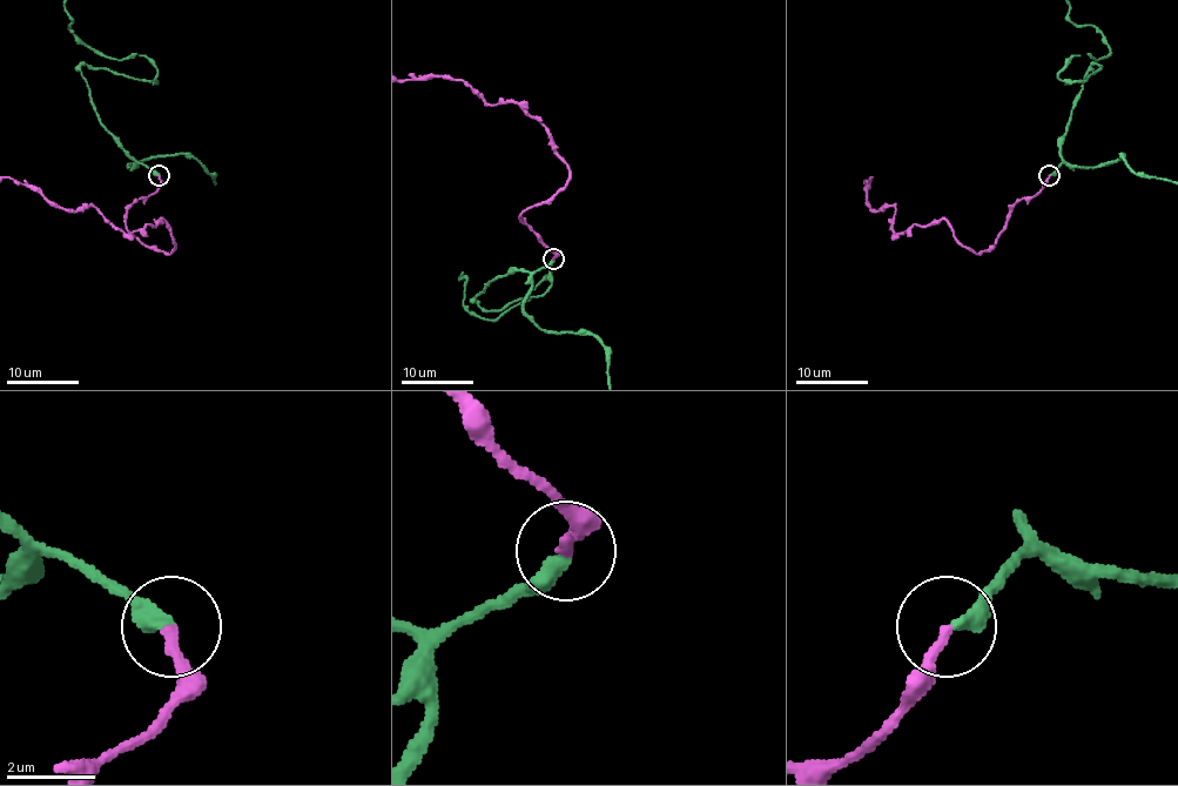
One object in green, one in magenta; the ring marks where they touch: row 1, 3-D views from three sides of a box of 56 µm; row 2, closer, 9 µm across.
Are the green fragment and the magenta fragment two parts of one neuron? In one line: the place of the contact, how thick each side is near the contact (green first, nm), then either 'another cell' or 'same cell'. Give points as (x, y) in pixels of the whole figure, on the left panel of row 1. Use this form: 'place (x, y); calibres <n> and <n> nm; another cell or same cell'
place (159, 175); calibres 380 and 240 nm; same cell

